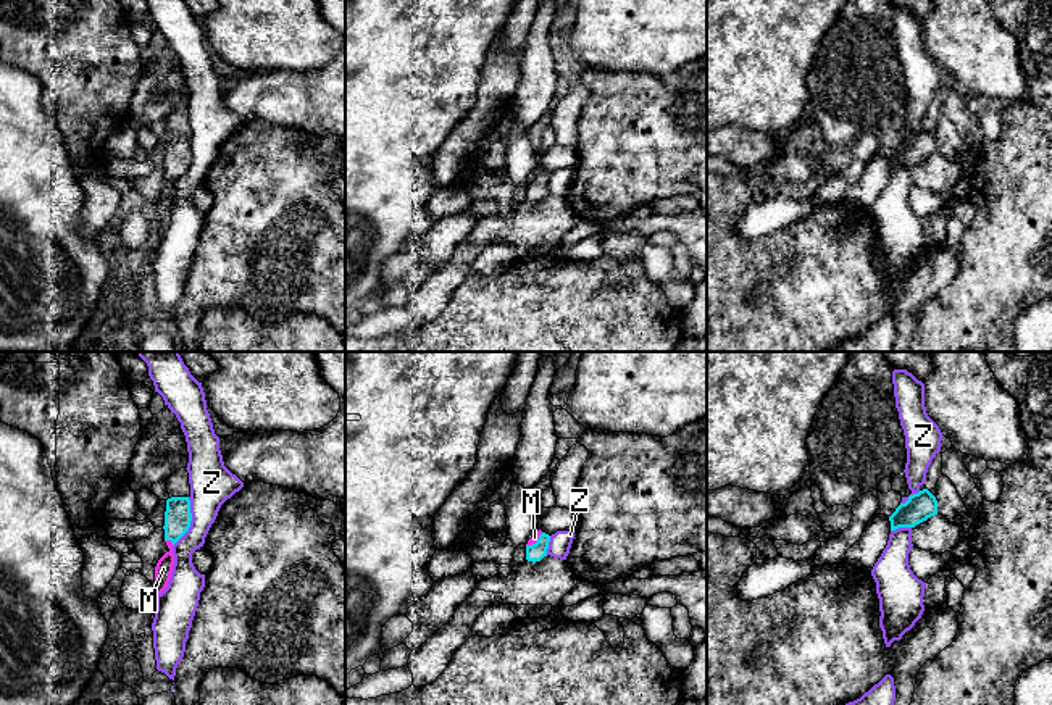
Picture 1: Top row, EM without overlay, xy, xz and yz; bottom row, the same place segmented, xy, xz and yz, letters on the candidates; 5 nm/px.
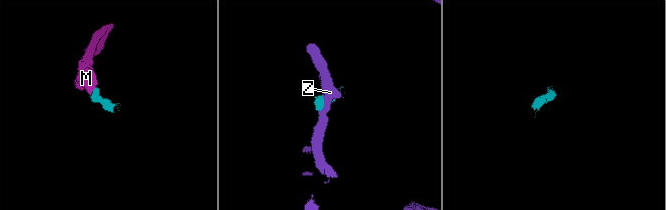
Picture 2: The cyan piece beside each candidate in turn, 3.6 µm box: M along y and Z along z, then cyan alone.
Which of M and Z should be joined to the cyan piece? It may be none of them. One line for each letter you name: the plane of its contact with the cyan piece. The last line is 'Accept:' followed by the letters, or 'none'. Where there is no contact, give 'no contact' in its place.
M: meets cyan in xy
Accept: M

